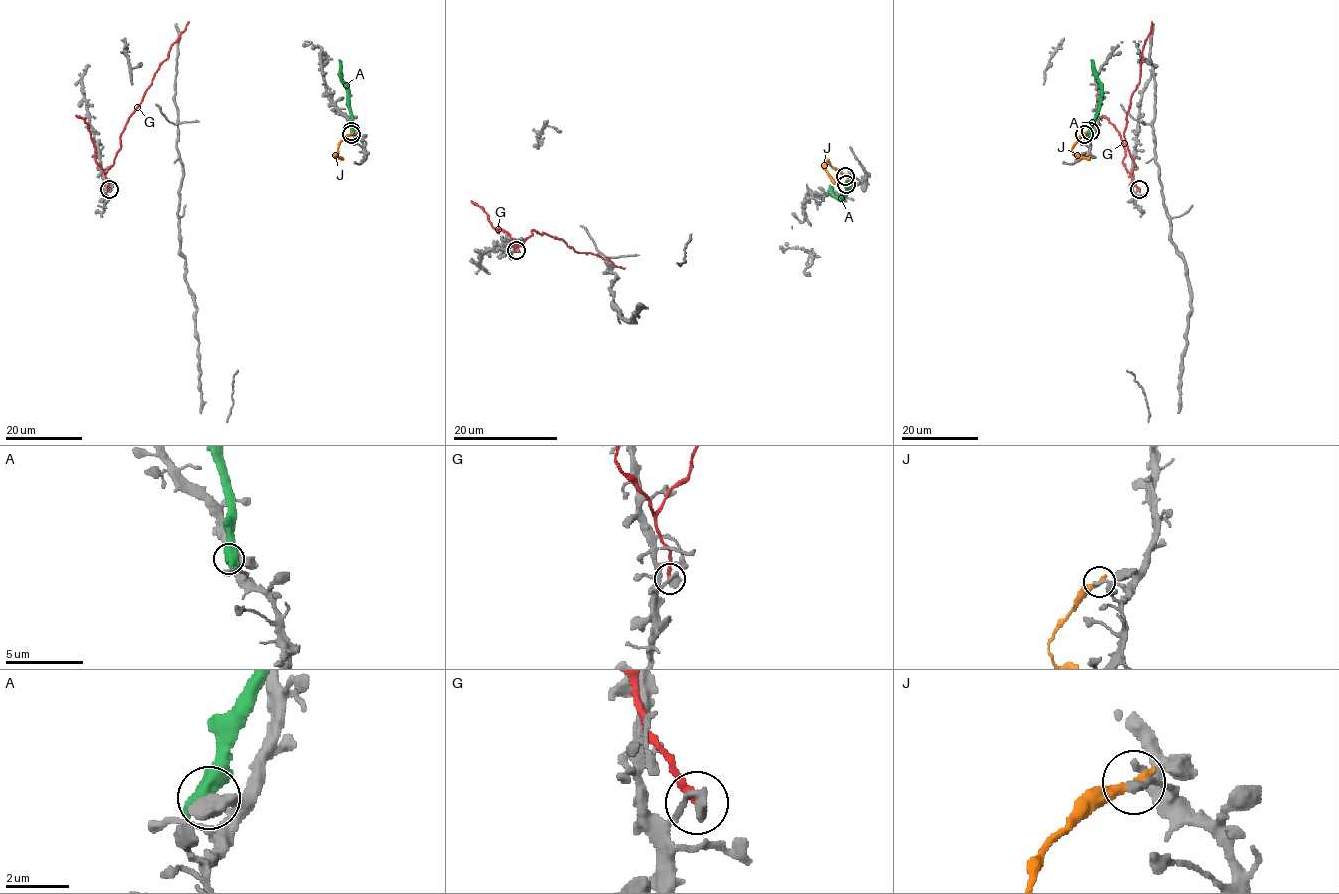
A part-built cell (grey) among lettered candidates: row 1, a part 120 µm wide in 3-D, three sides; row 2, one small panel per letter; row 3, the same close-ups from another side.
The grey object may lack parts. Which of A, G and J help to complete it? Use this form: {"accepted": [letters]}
{"accepted": []}

